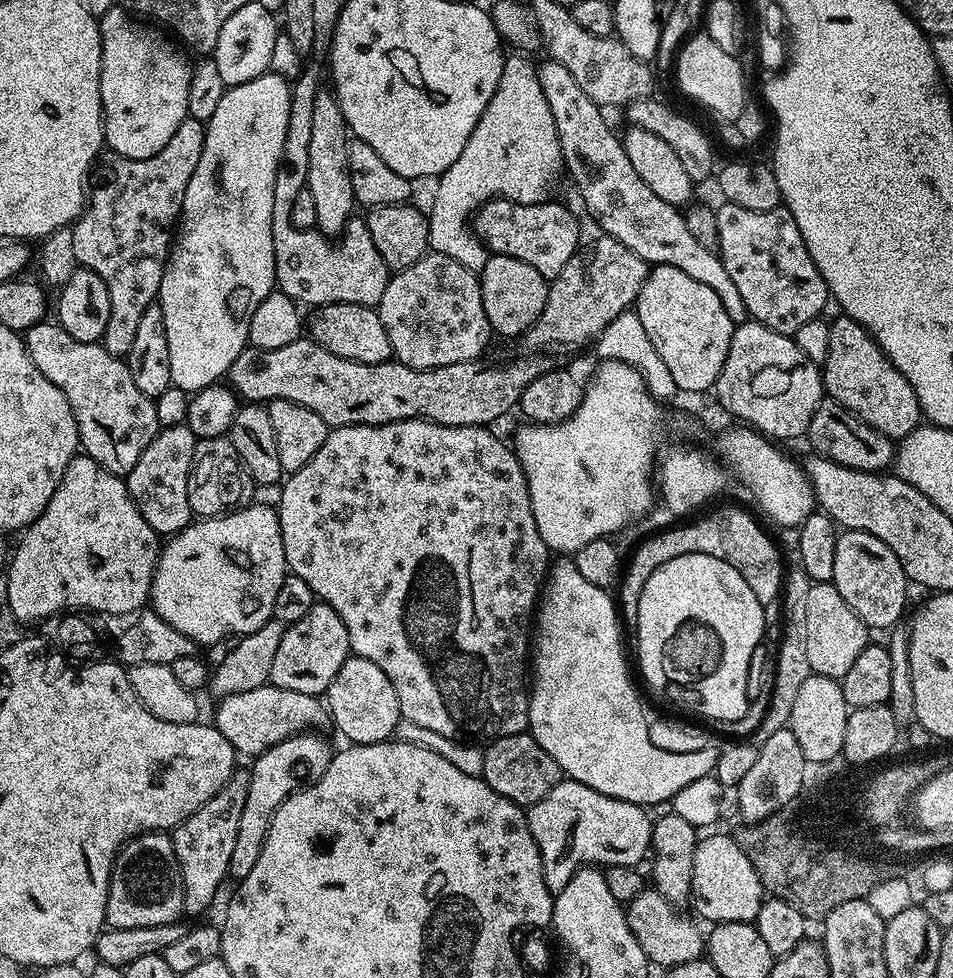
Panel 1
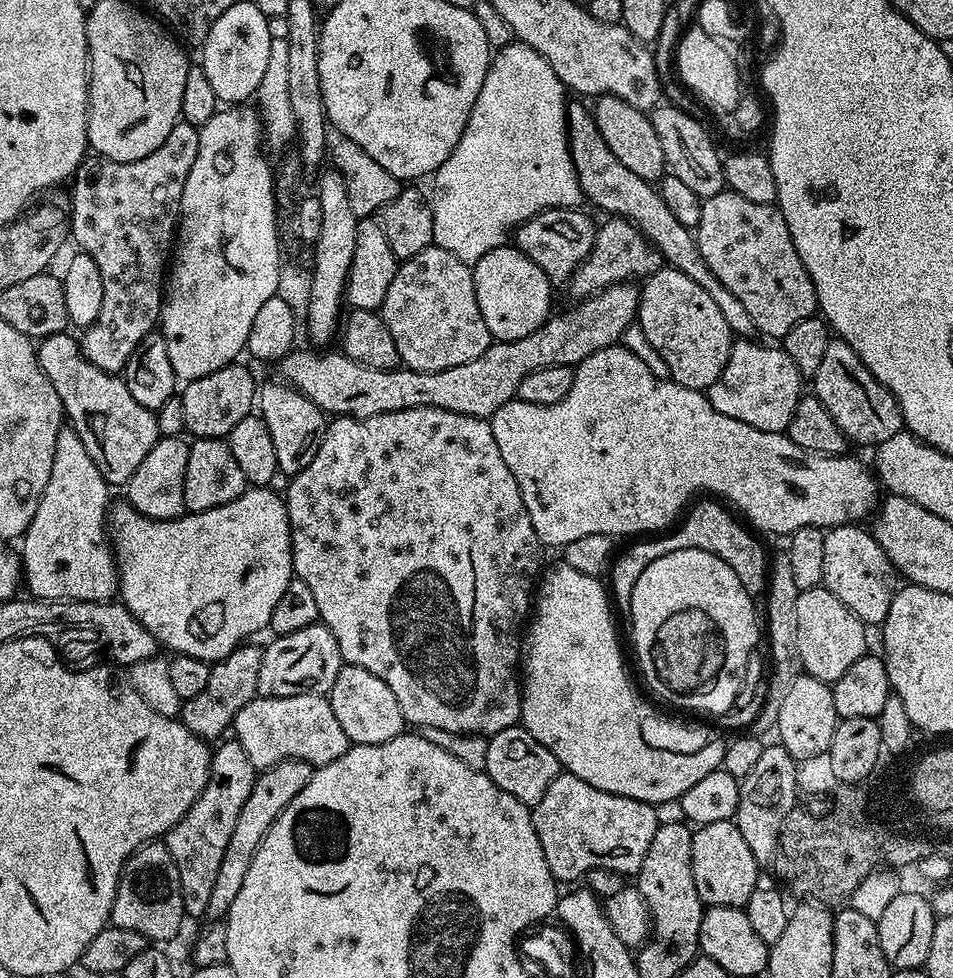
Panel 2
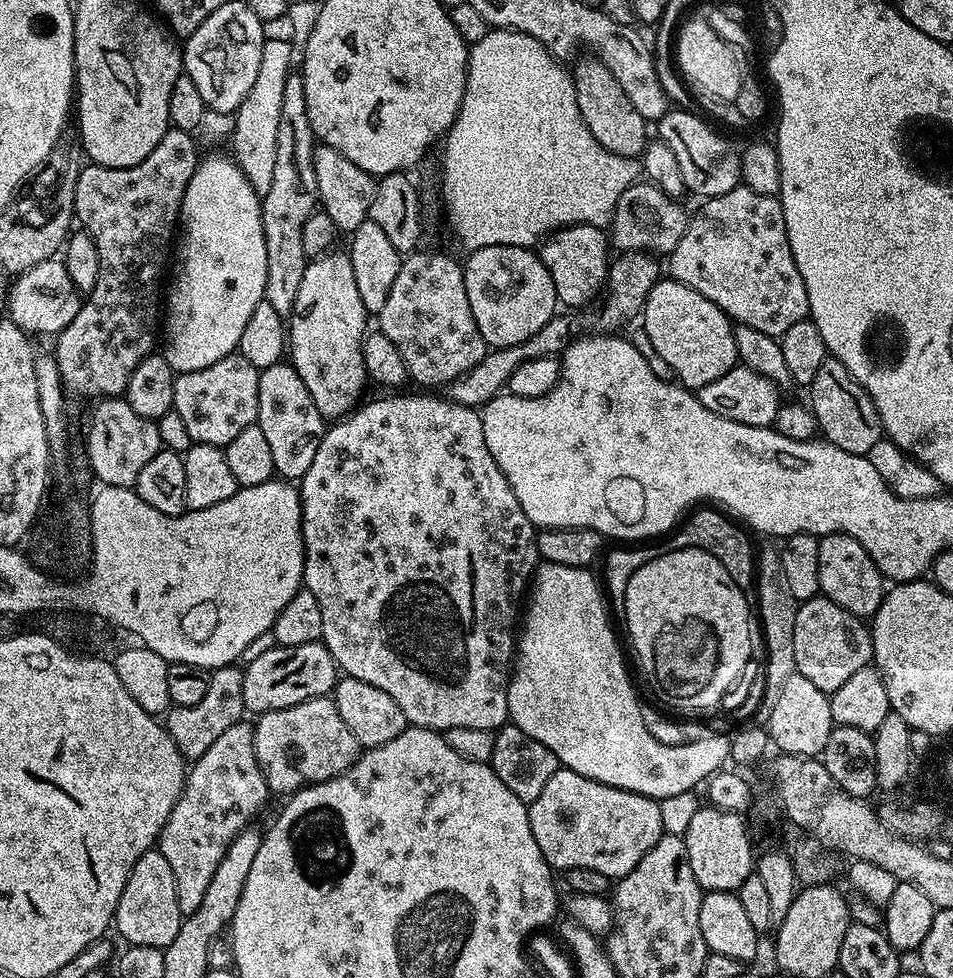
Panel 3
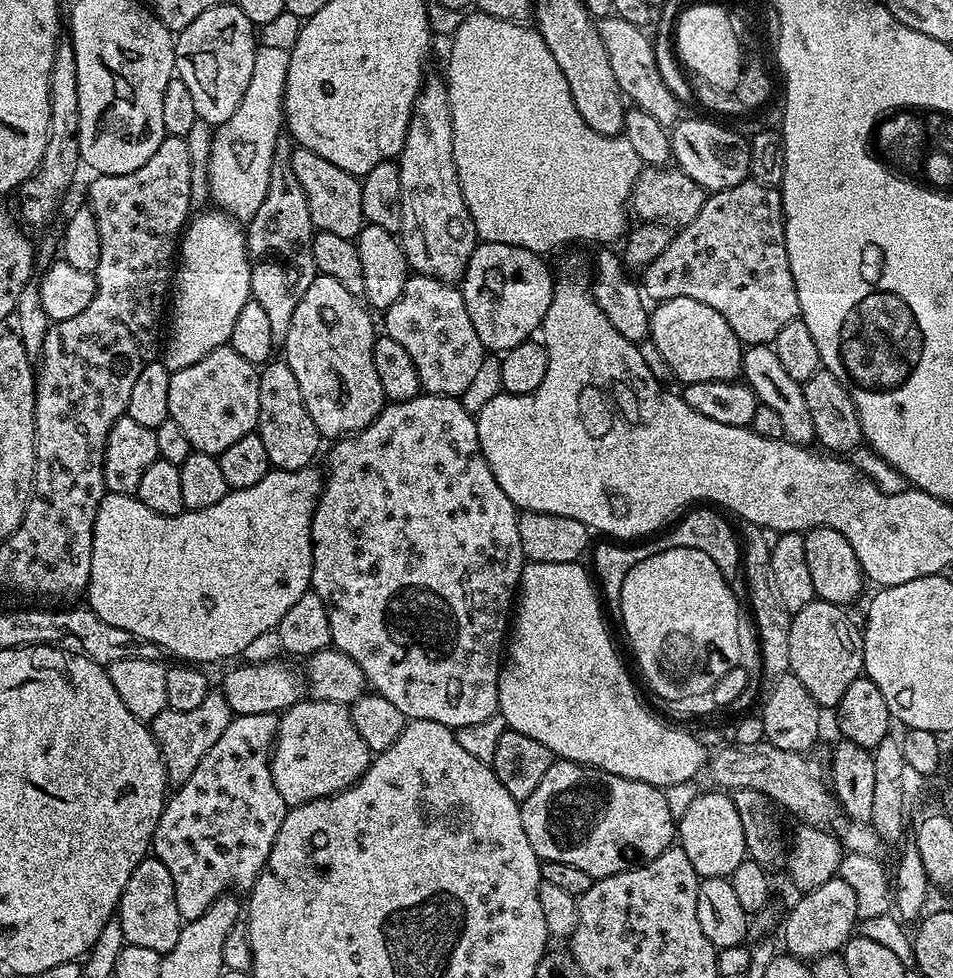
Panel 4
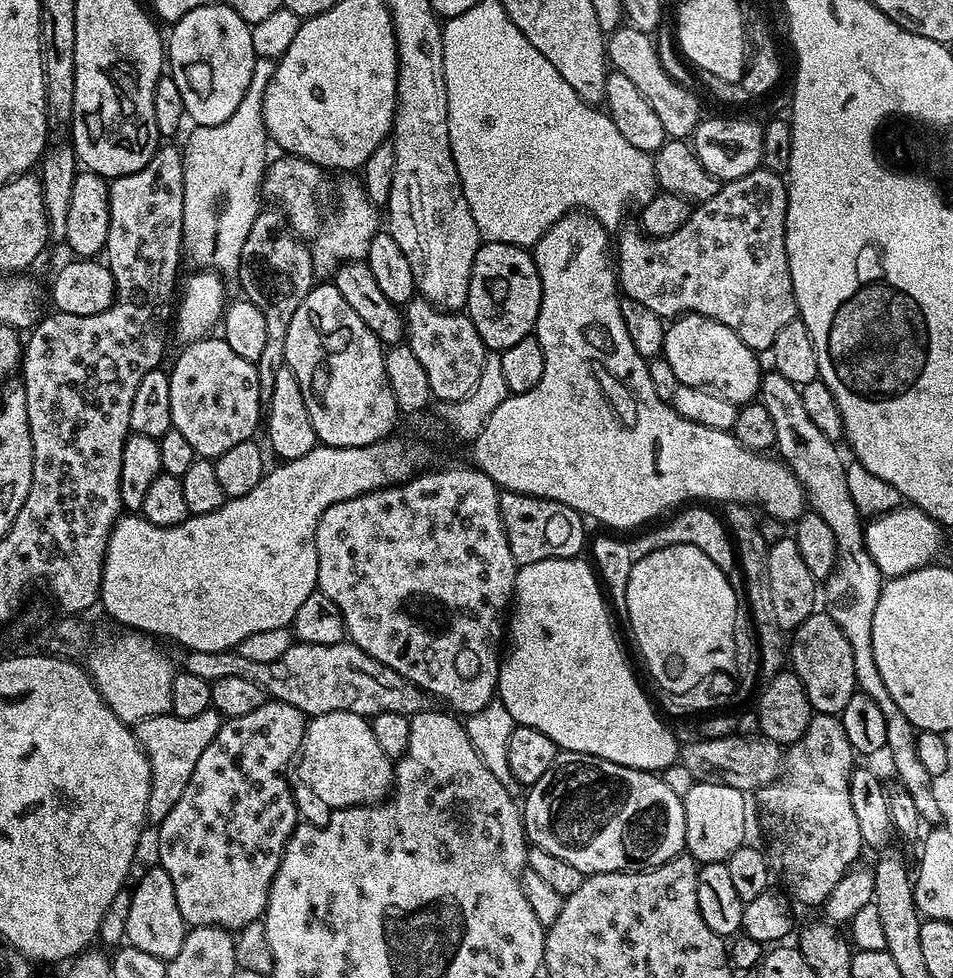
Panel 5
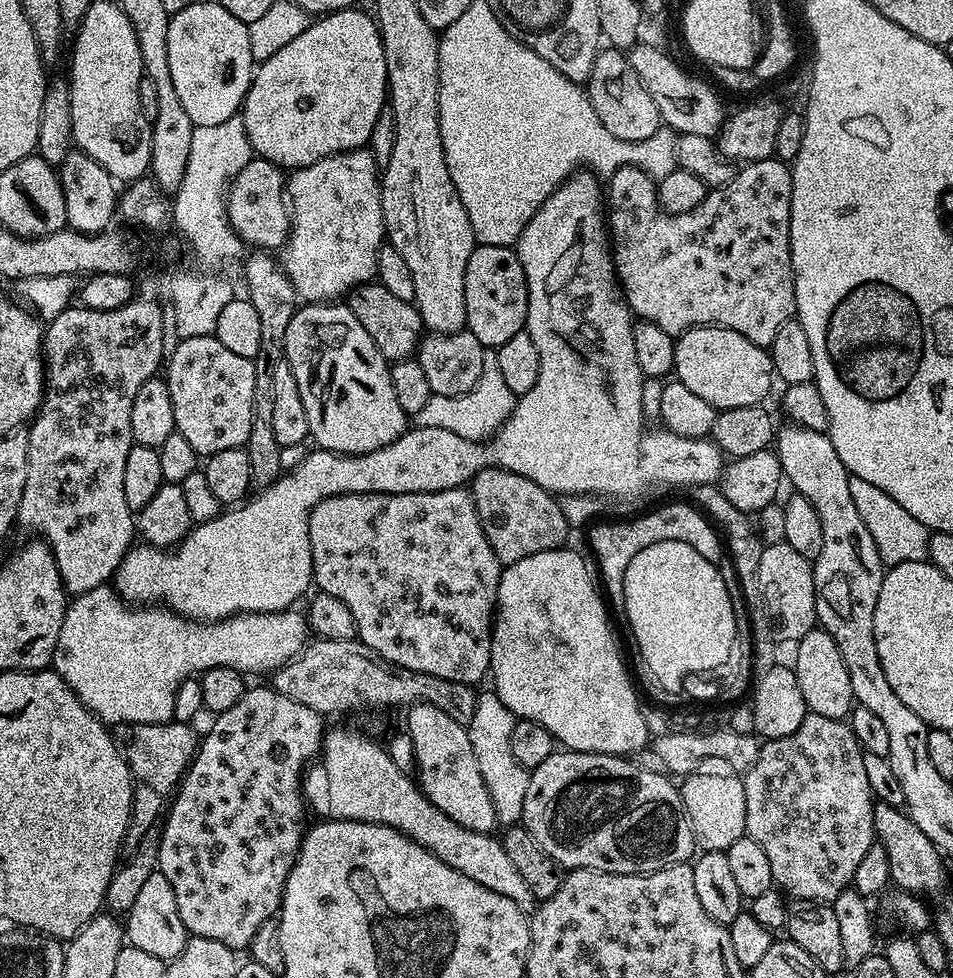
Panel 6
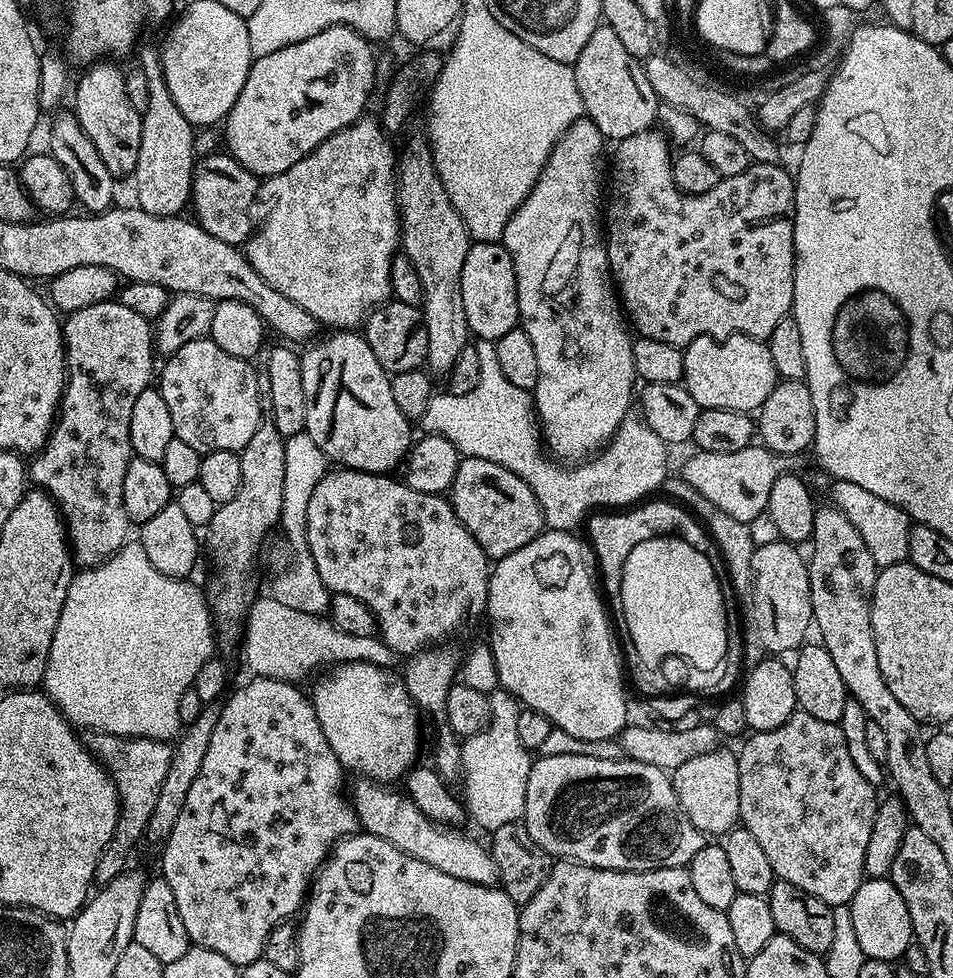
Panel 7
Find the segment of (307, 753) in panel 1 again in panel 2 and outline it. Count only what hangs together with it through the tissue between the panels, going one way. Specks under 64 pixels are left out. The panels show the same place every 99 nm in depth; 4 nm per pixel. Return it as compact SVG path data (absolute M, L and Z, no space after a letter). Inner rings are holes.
M283 760L273 768L263 769L257 775L254 786L250 790L250 798L246 798L246 806L242 806L242 814L238 814L238 822L234 822L234 830L230 834L230 842L226 842L226 854L222 854L222 862L218 866L218 875L214 877L214 887L210 889L210 902L207 915L212 918L227 917L230 906L234 906L234 897L242 887L246 878L246 870L250 870L250 862L254 862L254 854L262 842L262 838L270 830L270 826L290 806L294 794L310 782L313 765L304 760Z

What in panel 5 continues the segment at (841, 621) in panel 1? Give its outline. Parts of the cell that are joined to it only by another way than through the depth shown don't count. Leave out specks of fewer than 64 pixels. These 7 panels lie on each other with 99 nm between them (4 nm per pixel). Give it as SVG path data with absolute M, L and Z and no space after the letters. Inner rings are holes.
M823 610L813 611L791 633L790 668L802 682L806 698L816 714L839 716L842 710L846 710L846 702L850 702L858 690L850 642L846 642L846 634L842 634L838 622Z

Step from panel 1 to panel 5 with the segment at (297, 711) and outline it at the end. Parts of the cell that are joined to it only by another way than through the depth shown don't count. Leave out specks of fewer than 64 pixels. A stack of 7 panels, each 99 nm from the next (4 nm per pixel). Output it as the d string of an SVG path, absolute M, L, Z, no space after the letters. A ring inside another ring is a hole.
M334 710L330 714L322 714L321 716L311 717L307 721L304 730L304 740L300 744L298 753L298 764L300 760L300 776L304 779L304 784L328 807L328 810L337 808L357 808L360 804L379 804L389 795L390 789L394 783L394 764L389 756L382 750L382 746L378 746L378 738L374 738L374 732L369 717L359 716L358 714L350 714L346 710Z

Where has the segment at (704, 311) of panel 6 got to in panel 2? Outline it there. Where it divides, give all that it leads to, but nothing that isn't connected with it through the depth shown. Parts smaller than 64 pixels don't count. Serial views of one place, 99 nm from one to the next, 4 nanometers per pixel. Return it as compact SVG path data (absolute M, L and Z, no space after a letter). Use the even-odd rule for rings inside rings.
M723 190L704 200L702 206L702 222L694 230L696 245L706 262L706 266L746 306L750 318L754 318L757 333L764 338L776 336L782 338L798 326L806 318L817 315L816 291L814 282L802 266L802 258L798 258L794 242L790 238L790 226L786 226L786 218L780 213L776 204L750 202L750 198L742 198L742 194L731 190Z

